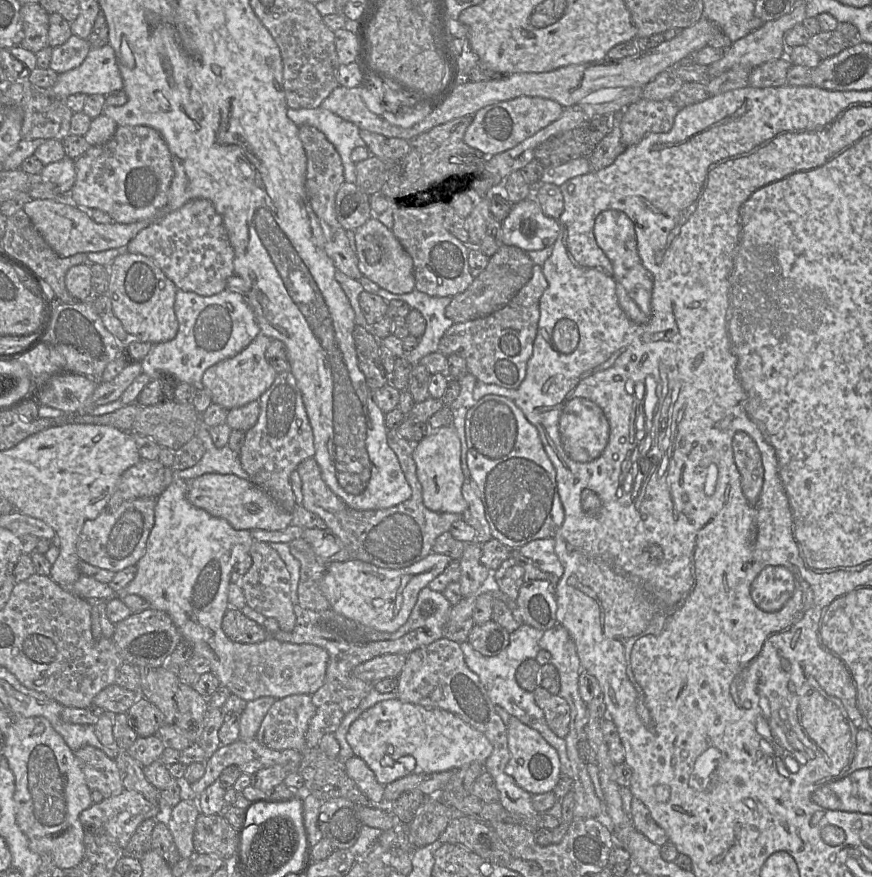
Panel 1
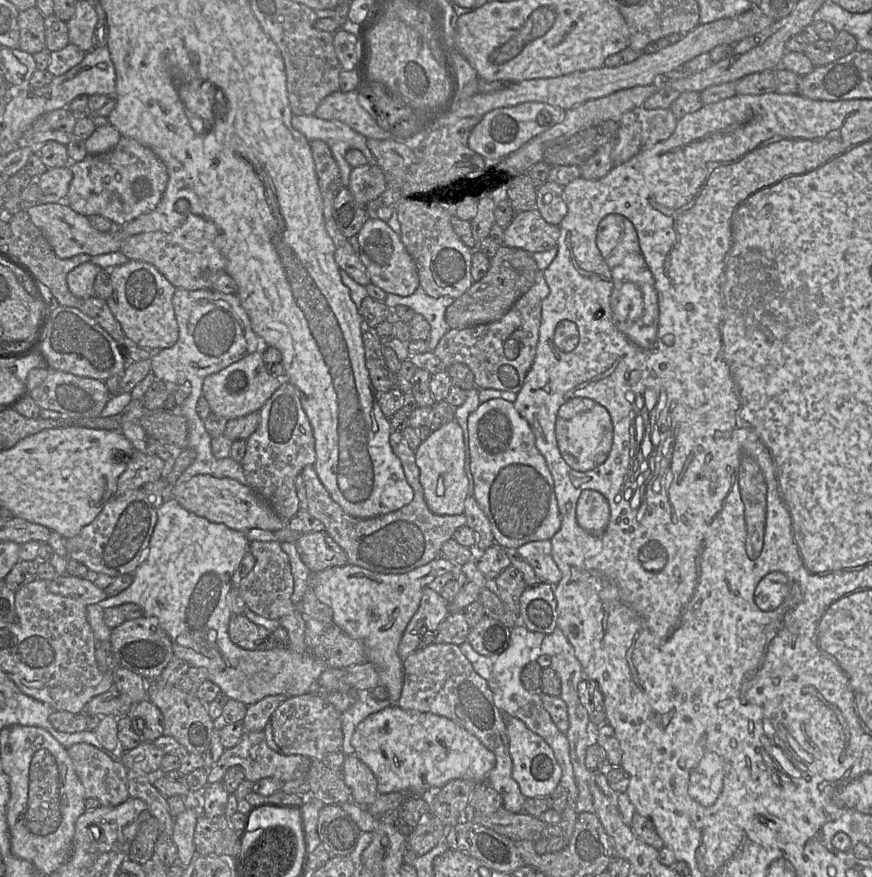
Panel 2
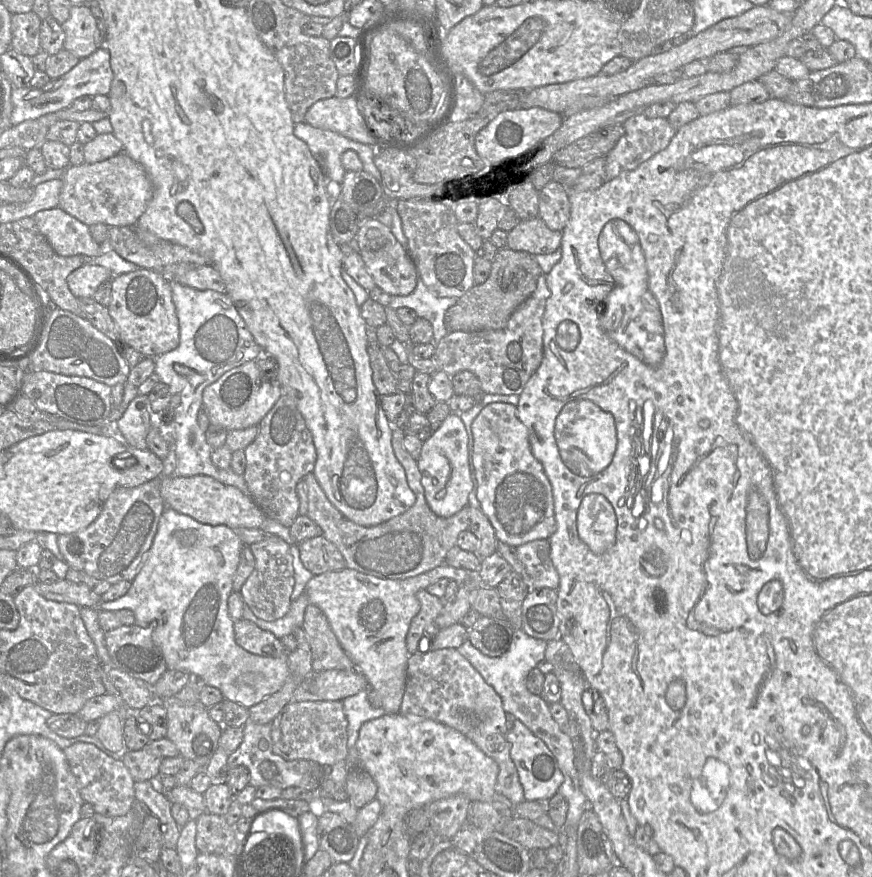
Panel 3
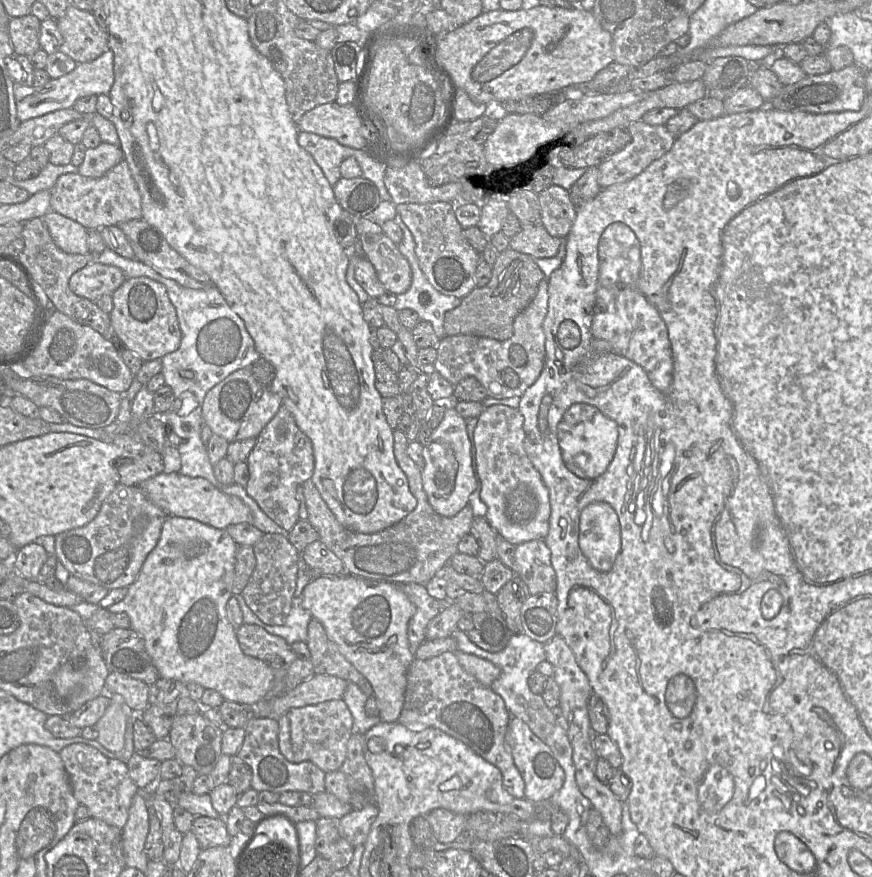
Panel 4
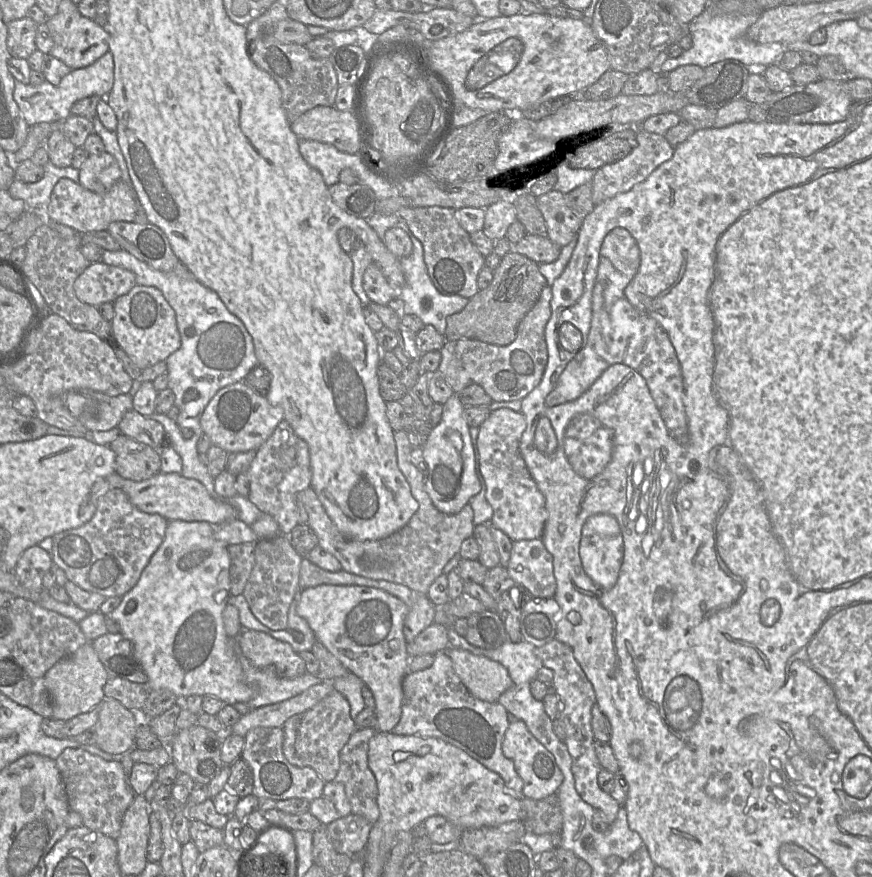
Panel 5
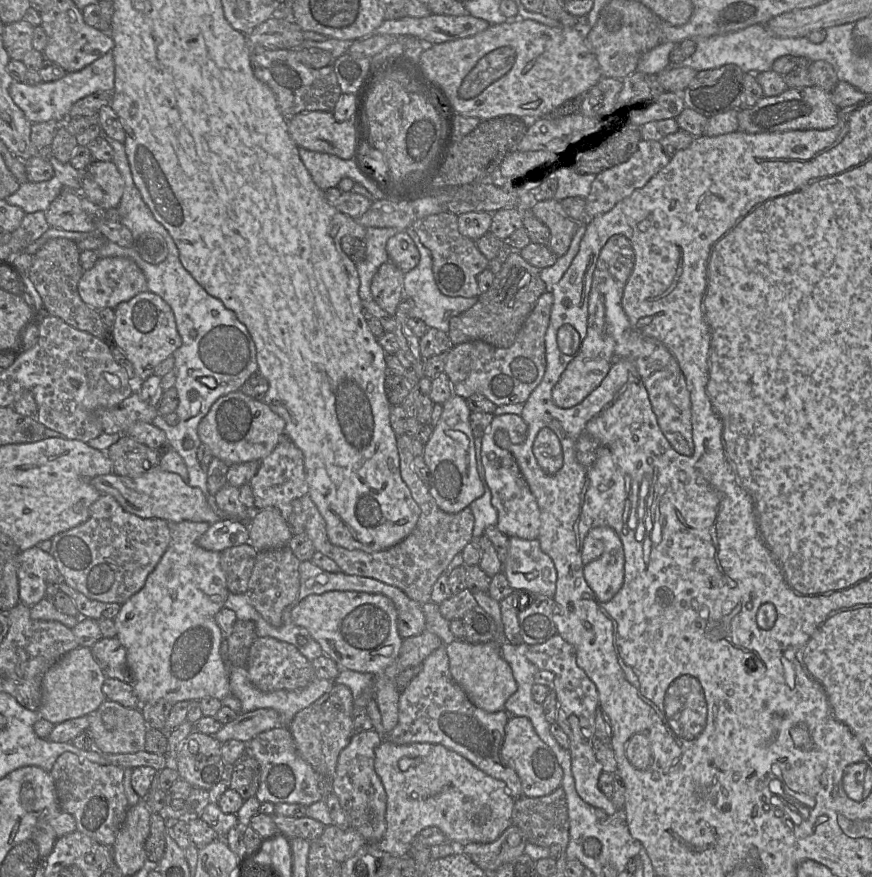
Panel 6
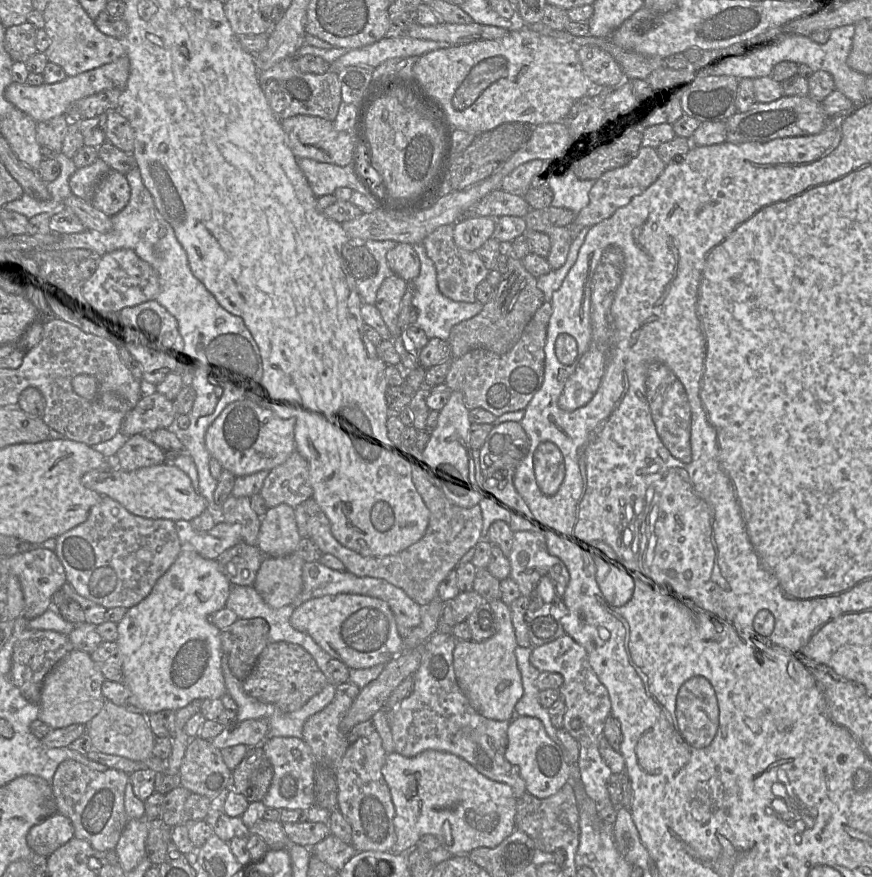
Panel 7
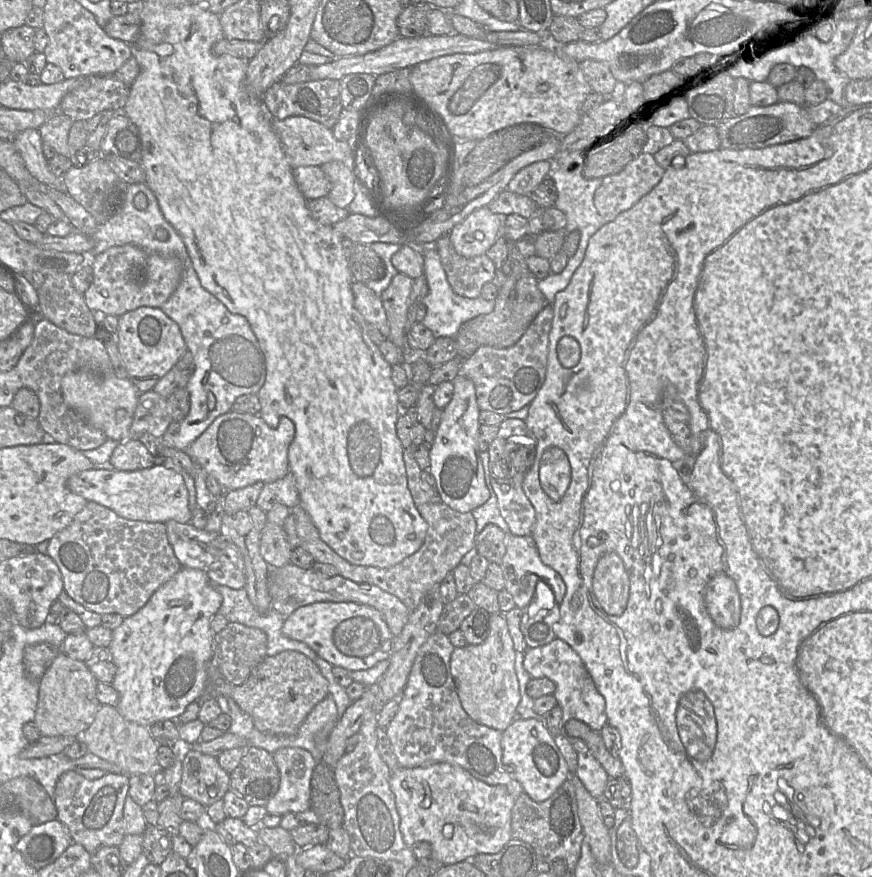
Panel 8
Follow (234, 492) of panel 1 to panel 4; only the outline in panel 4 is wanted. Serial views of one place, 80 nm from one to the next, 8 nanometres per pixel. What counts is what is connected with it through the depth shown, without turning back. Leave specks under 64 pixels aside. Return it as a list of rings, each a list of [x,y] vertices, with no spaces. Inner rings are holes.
[[[162,472],[136,486],[142,489],[150,502],[168,516],[191,518],[217,529],[226,529],[230,525],[240,523],[252,524],[252,512],[242,499],[223,493],[205,478],[192,478],[179,472]]]

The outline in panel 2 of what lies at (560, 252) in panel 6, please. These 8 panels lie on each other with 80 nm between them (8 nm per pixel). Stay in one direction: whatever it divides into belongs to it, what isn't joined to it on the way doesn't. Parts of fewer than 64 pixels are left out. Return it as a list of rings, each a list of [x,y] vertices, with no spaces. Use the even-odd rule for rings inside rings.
[[[546,182],[537,188],[537,209],[544,220],[553,225],[560,225],[567,214],[567,206],[563,200],[563,186]]]

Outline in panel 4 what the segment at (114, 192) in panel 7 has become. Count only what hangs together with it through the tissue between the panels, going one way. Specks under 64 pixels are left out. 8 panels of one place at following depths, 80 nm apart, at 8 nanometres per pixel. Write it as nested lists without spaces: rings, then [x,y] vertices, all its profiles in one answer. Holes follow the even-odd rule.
[[[102,142],[96,148],[86,149],[78,173],[87,178],[100,178],[123,160],[120,146]]]

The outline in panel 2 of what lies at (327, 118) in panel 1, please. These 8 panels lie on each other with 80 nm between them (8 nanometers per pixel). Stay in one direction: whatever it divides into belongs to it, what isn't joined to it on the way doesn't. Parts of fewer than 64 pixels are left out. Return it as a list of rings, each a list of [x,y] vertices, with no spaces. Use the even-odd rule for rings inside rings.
[[[293,115],[291,124],[310,142],[318,139],[326,142],[337,162],[342,187],[349,184],[352,167],[345,159],[350,149],[360,150],[368,164],[377,164],[372,152],[366,145],[367,138],[353,130],[347,124],[337,120],[324,120],[314,115]]]

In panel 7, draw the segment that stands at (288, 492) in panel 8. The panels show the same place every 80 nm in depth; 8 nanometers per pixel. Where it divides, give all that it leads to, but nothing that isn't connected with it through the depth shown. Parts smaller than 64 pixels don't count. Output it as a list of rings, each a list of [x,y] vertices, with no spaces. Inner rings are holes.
[[[297,451],[292,452],[285,462],[265,472],[258,494],[267,508],[280,504],[294,508],[312,498],[306,460]]]

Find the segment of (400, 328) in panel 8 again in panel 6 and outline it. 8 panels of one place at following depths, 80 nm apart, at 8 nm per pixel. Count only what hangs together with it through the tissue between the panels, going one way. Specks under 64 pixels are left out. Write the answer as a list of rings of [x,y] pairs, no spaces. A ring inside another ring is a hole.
[[[391,261],[379,267],[371,282],[373,300],[390,315],[395,315],[403,289],[404,272]]]

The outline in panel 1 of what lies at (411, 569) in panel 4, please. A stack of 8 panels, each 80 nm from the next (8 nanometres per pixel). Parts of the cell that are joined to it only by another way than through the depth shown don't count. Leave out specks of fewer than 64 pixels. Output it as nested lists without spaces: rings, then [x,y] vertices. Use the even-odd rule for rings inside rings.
[[[388,430],[387,442],[398,457],[400,467],[412,489],[411,497],[390,508],[356,510],[348,506],[324,482],[320,467],[314,457],[307,458],[297,466],[302,481],[303,503],[307,510],[319,515],[327,528],[337,535],[349,552],[350,559],[370,563],[380,568],[402,569],[409,567],[432,553],[438,536],[448,532],[461,514],[435,512],[423,503],[422,485],[417,478],[413,459],[414,445],[402,438],[396,430]]]

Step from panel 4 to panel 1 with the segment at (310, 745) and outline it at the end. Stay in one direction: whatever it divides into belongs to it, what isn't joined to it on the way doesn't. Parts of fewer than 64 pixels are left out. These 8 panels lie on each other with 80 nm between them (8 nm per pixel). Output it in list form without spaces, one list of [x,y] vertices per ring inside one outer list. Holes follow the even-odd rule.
[[[291,695],[291,696],[287,696],[284,697],[282,699],[278,699],[276,700],[273,705],[270,707],[270,709],[268,710],[267,714],[265,715],[259,730],[256,734],[255,739],[262,744],[263,746],[267,747],[268,749],[273,749],[273,750],[297,750],[297,751],[306,751],[307,749],[312,749],[312,748],[306,748],[306,740],[305,740],[305,736],[308,730],[308,726],[309,726],[309,722],[312,719],[312,717],[315,715],[316,713],[316,708],[315,705],[312,702],[312,698],[311,695]]]

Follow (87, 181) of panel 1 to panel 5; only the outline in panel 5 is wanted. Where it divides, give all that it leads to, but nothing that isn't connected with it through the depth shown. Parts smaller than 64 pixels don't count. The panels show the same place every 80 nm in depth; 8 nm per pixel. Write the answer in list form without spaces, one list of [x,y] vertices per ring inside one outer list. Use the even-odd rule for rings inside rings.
[[[61,178],[53,188],[49,203],[45,208],[45,219],[47,222],[56,222],[71,227],[80,234],[95,231],[107,230],[108,226],[117,221],[134,222],[140,212],[140,203],[132,183],[127,184],[119,180],[115,185],[104,194],[94,193],[79,183],[68,178]]]

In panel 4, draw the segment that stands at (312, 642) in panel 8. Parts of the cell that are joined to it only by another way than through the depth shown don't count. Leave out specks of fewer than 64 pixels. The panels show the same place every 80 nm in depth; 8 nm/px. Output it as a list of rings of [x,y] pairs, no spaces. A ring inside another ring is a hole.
[[[348,573],[316,576],[303,590],[302,606],[323,625],[329,639],[338,646],[342,655],[370,682],[381,722],[397,722],[404,705],[408,669],[415,658],[415,650],[408,641],[408,624],[416,613],[416,607],[406,594],[394,583]]]

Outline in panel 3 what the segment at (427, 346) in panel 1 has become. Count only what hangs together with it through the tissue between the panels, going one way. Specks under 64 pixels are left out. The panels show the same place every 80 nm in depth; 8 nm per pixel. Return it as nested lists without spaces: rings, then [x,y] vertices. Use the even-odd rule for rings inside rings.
[[[418,276],[414,291],[407,296],[392,295],[388,306],[395,310],[401,307],[411,308],[418,317],[428,320],[433,328],[431,343],[436,346],[448,334],[444,325],[445,312],[456,304],[457,300],[456,297],[436,297]]]

